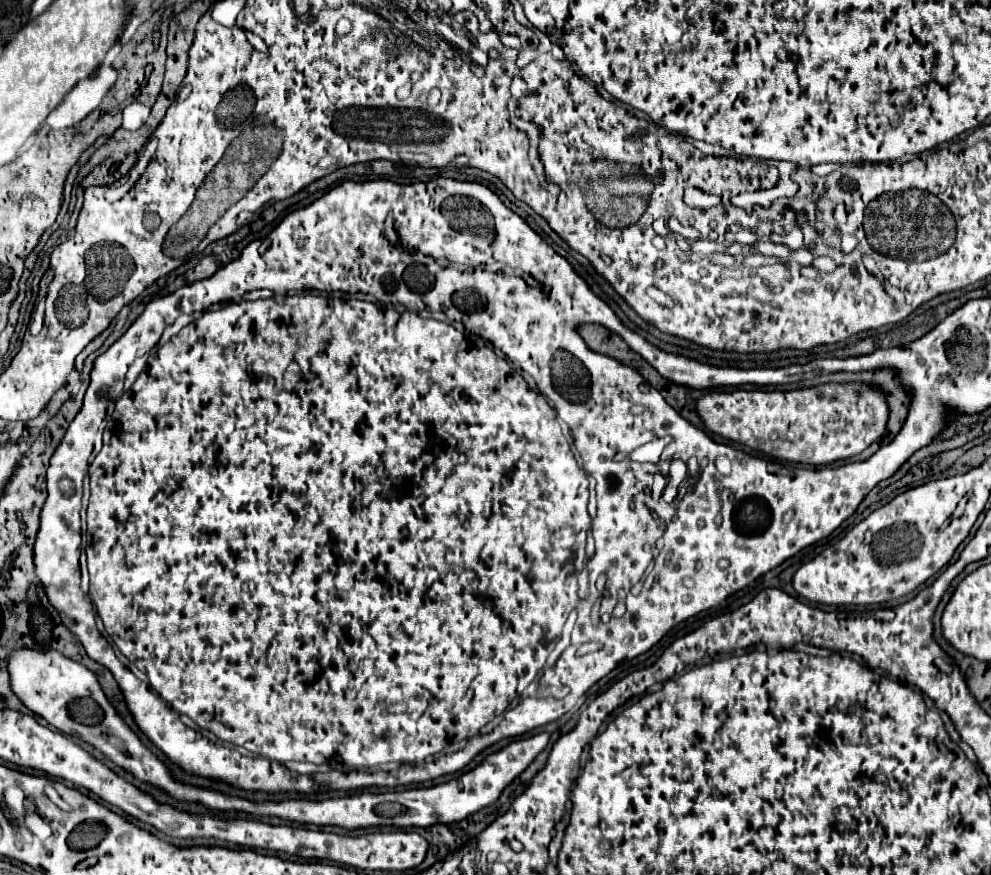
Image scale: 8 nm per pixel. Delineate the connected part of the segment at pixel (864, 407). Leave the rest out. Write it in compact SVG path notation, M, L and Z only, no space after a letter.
M826 383L796 391L716 391L696 401L696 413L704 421L708 431L728 441L746 445L764 455L806 465L828 465L862 453L870 443L880 439L888 419L888 407L882 389L868 387L864 383Z

